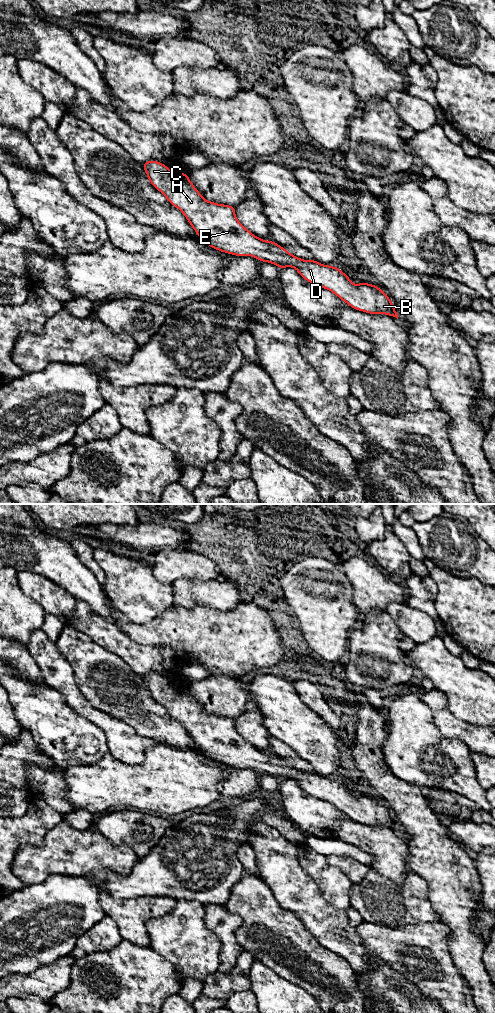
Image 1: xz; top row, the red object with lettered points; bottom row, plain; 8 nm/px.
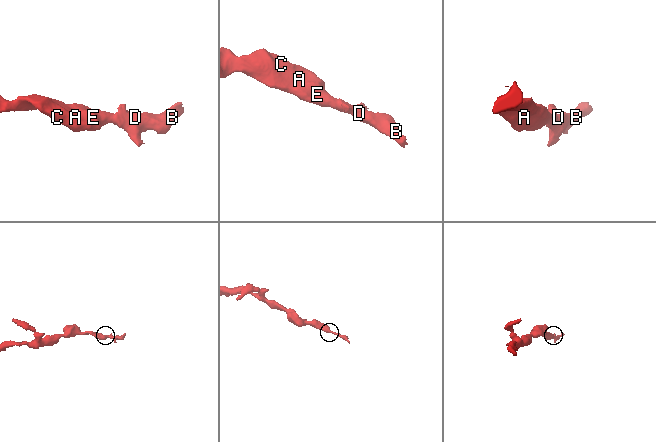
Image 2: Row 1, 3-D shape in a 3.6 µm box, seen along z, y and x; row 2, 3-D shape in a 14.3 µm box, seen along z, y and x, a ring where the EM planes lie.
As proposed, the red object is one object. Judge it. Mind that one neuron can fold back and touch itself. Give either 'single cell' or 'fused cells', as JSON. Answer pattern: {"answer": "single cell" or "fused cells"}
{"answer": "single cell"}

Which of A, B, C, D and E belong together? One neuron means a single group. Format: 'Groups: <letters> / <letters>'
Groups: A B C D E

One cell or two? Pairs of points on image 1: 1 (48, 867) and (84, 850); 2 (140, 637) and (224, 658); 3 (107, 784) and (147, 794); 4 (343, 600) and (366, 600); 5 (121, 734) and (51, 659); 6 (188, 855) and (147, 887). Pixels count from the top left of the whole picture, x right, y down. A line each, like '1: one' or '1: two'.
1: one
2: one
3: one
4: two
5: one
6: one

